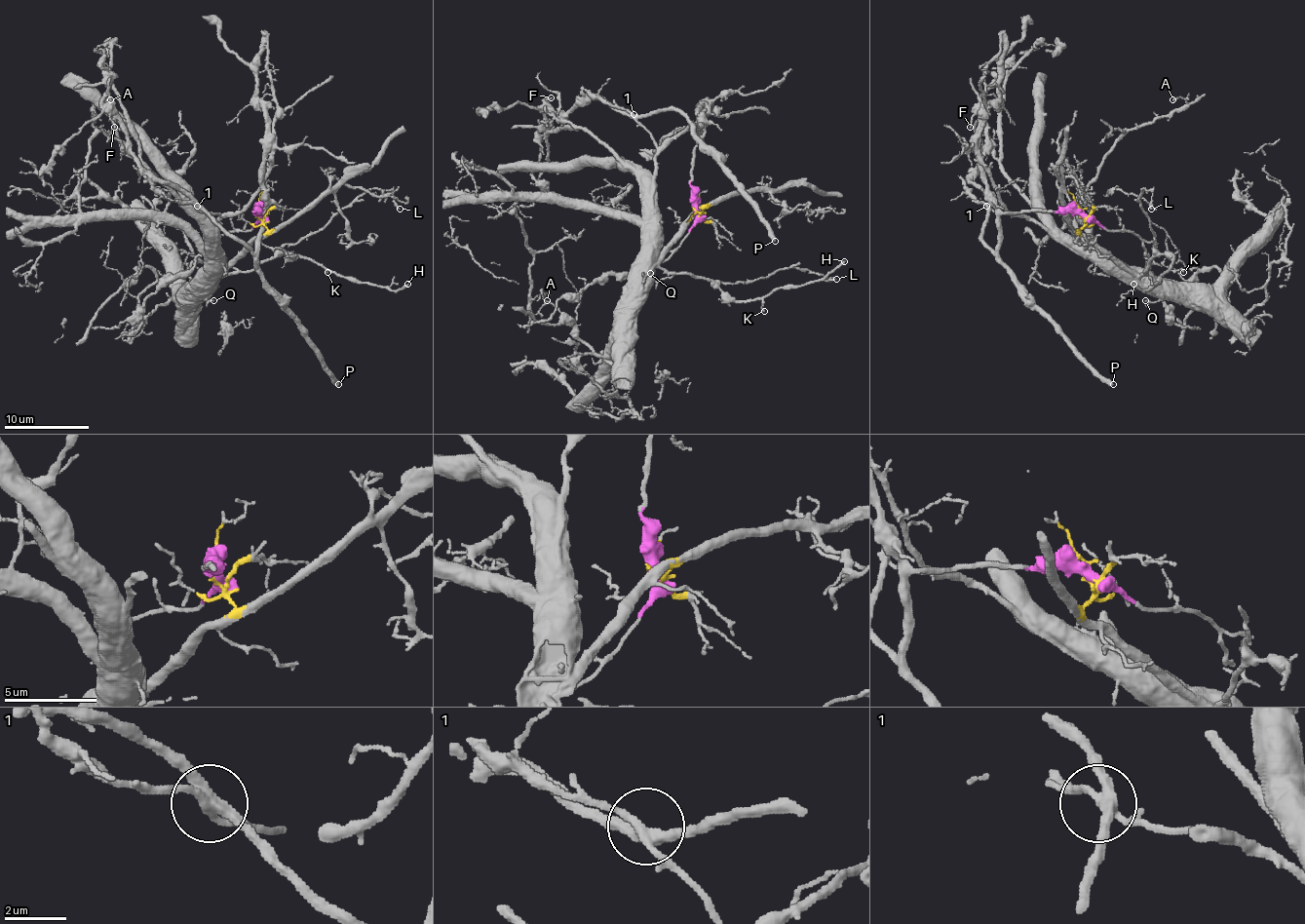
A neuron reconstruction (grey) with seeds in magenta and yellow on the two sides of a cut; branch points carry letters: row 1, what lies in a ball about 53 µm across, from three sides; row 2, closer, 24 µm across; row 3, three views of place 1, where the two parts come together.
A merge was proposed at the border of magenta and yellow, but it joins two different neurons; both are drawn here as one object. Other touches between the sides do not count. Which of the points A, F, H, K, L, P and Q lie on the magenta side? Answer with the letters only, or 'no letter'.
F, P

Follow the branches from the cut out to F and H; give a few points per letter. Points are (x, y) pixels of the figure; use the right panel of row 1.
F: (1082, 212), (1001, 214), (995, 250), (981, 238), (988, 200), (972, 180), (986, 119), (978, 112), (969, 128)
H: (1082, 212), (1080, 231), (1132, 272), (1145, 272), (1156, 254), (1173, 257), (1156, 285), (1145, 291), (1132, 285)

